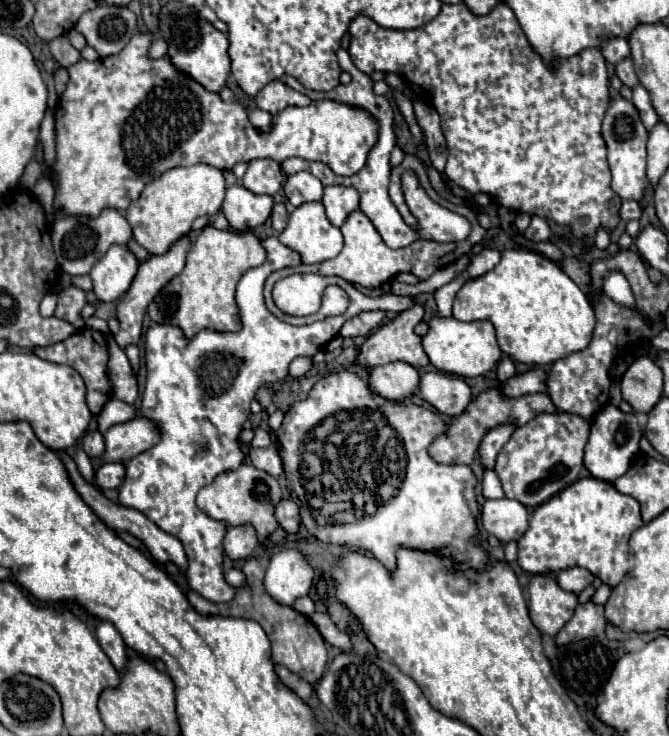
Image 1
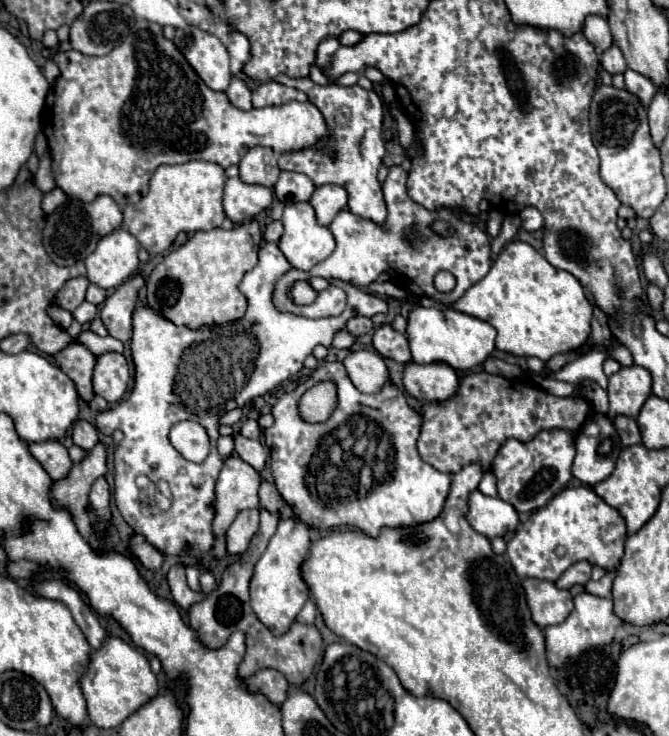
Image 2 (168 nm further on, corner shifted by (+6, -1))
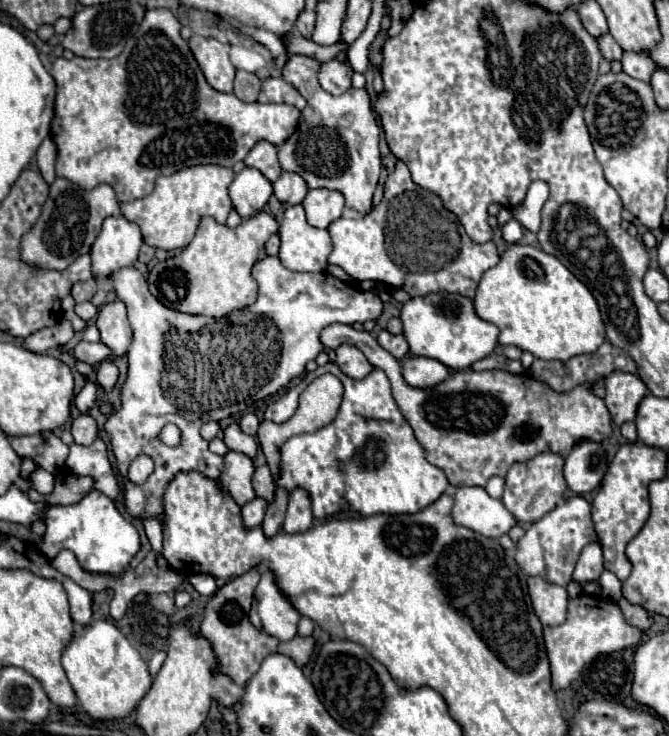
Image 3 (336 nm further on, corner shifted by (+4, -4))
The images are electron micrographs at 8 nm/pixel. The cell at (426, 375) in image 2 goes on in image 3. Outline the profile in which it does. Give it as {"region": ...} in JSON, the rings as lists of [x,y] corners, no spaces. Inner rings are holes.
{"region":[[[408,357],[402,365],[402,377],[410,387],[420,387],[420,389],[428,389],[428,387],[436,387],[436,383],[442,383],[444,379],[450,377],[448,367],[444,367],[440,361],[436,359],[428,359],[428,357]]]}

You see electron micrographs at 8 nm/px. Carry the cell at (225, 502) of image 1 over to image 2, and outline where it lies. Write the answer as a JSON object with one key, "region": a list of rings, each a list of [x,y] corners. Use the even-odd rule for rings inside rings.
{"region":[[[236,456],[228,458],[216,484],[218,504],[214,508],[218,516],[214,518],[212,532],[226,532],[240,510],[258,508],[258,486],[260,474],[250,464]]]}

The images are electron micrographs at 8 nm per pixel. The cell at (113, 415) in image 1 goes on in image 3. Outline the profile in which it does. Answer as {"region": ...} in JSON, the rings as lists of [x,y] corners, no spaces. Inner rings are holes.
{"region":[[[86,383],[84,389],[74,399],[76,407],[80,409],[80,413],[88,413],[96,405],[96,401],[98,401],[98,387],[96,387],[96,383]]]}

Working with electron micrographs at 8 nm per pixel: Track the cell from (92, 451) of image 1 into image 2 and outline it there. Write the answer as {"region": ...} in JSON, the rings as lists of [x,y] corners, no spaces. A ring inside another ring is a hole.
{"region":[[[76,420],[72,426],[72,440],[76,446],[92,450],[98,444],[98,430],[86,420]]]}

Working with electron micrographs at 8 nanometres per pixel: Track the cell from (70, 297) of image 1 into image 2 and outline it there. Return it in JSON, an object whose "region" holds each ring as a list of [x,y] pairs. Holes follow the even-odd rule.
{"region":[[[80,276],[80,278],[74,278],[74,280],[68,280],[62,288],[62,292],[58,292],[56,296],[56,304],[68,312],[74,312],[82,302],[84,302],[84,294],[86,294],[86,288],[90,286],[90,280],[86,276]]]}

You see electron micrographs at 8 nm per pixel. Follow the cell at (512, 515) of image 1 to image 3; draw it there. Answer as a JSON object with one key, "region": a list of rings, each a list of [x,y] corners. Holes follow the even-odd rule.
{"region":[[[456,487],[452,493],[452,517],[456,525],[464,525],[490,539],[498,539],[516,525],[504,503],[492,499],[482,487]]]}

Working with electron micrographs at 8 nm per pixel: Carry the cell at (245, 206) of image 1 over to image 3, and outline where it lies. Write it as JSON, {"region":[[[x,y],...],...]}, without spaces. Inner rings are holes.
{"region":[[[242,169],[228,187],[234,209],[242,219],[248,219],[264,209],[272,195],[272,183],[258,169]]]}

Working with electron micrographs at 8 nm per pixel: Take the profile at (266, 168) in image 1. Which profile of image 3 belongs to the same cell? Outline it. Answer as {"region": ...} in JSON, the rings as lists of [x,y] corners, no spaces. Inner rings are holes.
{"region":[[[268,141],[256,143],[254,149],[248,153],[248,157],[244,159],[244,165],[258,169],[270,183],[274,183],[282,173],[282,167],[280,167],[278,155],[276,155],[276,147]]]}

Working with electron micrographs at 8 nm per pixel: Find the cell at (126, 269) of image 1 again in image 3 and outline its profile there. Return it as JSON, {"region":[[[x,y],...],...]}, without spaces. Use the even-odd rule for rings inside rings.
{"region":[[[108,217],[92,245],[92,275],[98,281],[110,279],[116,271],[138,261],[142,235],[138,225],[120,217]]]}

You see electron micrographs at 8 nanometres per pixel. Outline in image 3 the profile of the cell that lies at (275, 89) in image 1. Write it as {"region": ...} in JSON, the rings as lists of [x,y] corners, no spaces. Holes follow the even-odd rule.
{"region":[[[266,79],[262,83],[262,91],[258,97],[260,103],[290,103],[298,109],[304,109],[304,97],[288,85],[284,79]]]}

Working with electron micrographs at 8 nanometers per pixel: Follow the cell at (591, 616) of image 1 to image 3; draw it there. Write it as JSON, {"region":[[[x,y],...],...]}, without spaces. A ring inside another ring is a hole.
{"region":[[[580,595],[576,599],[570,599],[566,621],[556,627],[544,627],[544,643],[552,669],[552,687],[566,689],[592,659],[602,653],[614,653],[632,647],[640,641],[640,637],[642,631],[638,627],[632,627],[624,619],[618,603],[592,595]]]}

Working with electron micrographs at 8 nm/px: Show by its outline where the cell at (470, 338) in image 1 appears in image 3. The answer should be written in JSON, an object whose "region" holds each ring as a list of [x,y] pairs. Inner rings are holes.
{"region":[[[430,293],[426,297],[414,297],[404,303],[400,319],[404,323],[404,337],[412,355],[436,359],[454,371],[470,369],[472,363],[488,357],[498,343],[498,327],[482,321],[474,311],[472,301],[456,293]]]}

